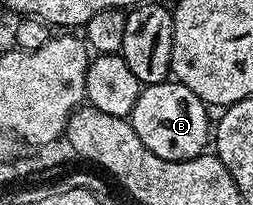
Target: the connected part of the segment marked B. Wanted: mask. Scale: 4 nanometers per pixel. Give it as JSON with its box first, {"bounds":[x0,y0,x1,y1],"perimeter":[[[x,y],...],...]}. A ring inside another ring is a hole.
{"bounds":[131,81,211,161],"perimeter":[[[176,81],[151,83],[142,86],[139,101],[135,101],[135,109],[131,122],[135,133],[139,133],[139,141],[155,153],[155,157],[167,161],[187,161],[202,154],[211,143],[211,119],[207,105],[187,85]]]}

